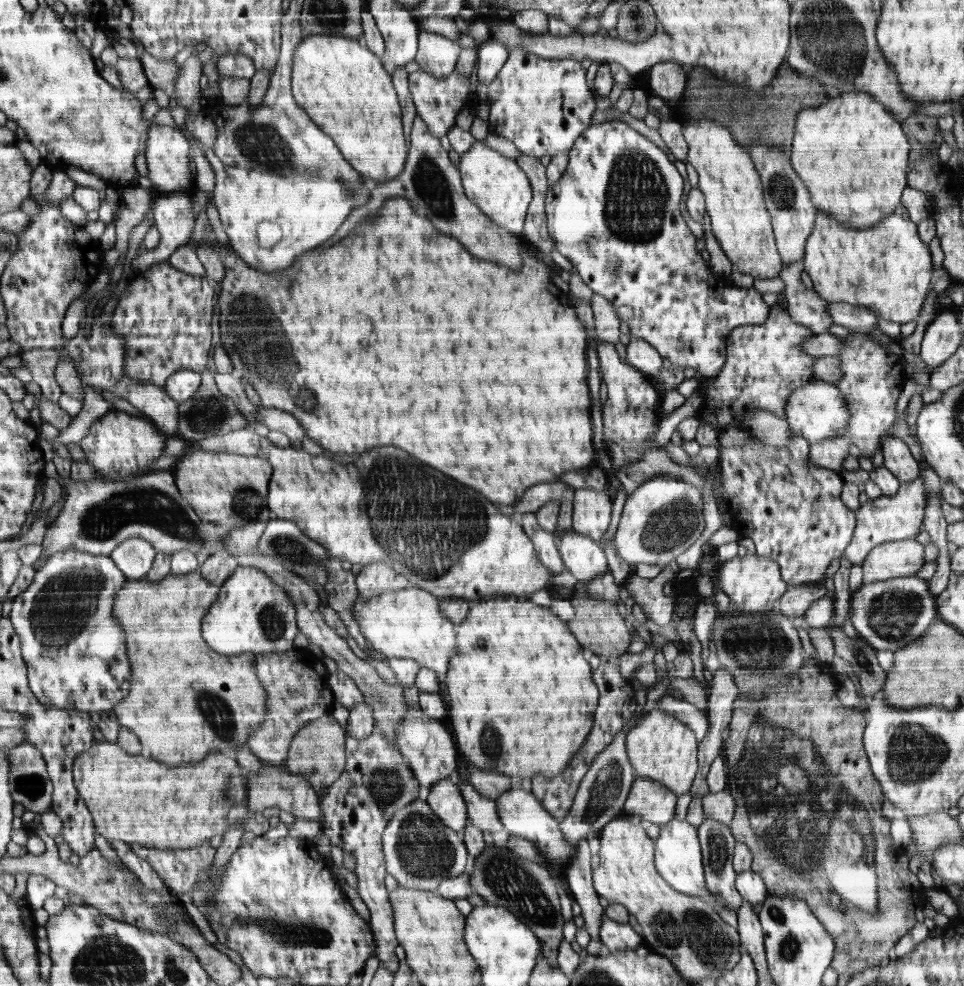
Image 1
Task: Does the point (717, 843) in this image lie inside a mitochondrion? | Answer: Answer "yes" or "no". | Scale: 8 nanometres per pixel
yes

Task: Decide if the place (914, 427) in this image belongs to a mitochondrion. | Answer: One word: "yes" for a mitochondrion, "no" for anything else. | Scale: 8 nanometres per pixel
no

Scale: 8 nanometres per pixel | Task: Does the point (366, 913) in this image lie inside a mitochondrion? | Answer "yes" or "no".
no

